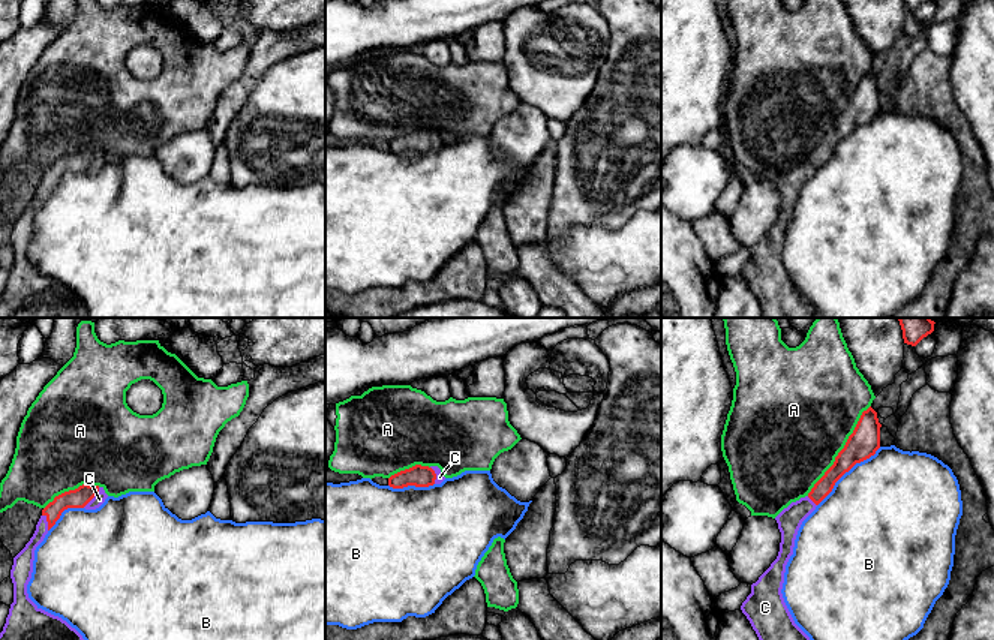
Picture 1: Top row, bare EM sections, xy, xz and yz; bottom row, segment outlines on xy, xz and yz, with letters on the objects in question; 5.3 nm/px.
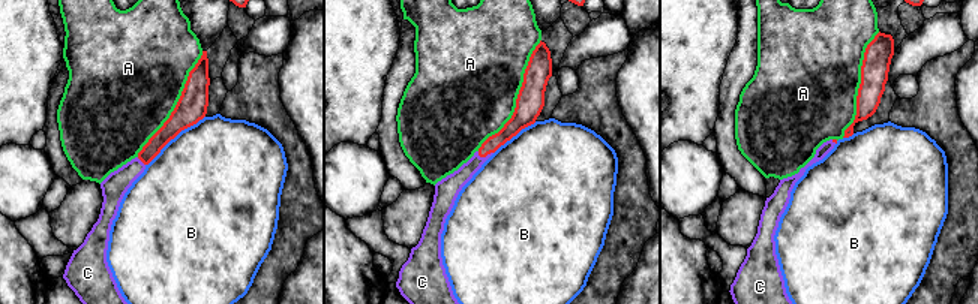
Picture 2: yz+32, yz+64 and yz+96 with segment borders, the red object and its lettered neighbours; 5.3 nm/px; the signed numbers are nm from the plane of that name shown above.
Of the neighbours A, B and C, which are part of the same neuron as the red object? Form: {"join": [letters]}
{"join": ["C"]}

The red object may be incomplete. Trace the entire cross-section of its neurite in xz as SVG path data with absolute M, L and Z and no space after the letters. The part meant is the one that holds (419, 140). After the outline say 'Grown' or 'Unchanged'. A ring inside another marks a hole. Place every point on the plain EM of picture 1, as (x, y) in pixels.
M415 129L409 133L400 135L388 142L388 150L393 153L403 153L408 150L429 151L441 148L445 144L438 130Z. Grown

